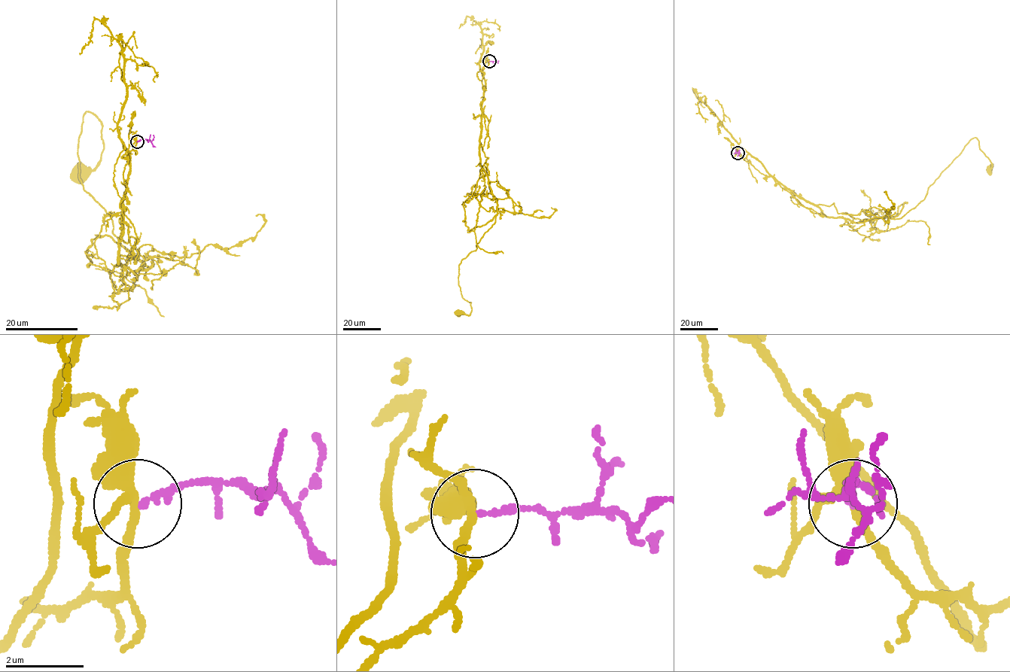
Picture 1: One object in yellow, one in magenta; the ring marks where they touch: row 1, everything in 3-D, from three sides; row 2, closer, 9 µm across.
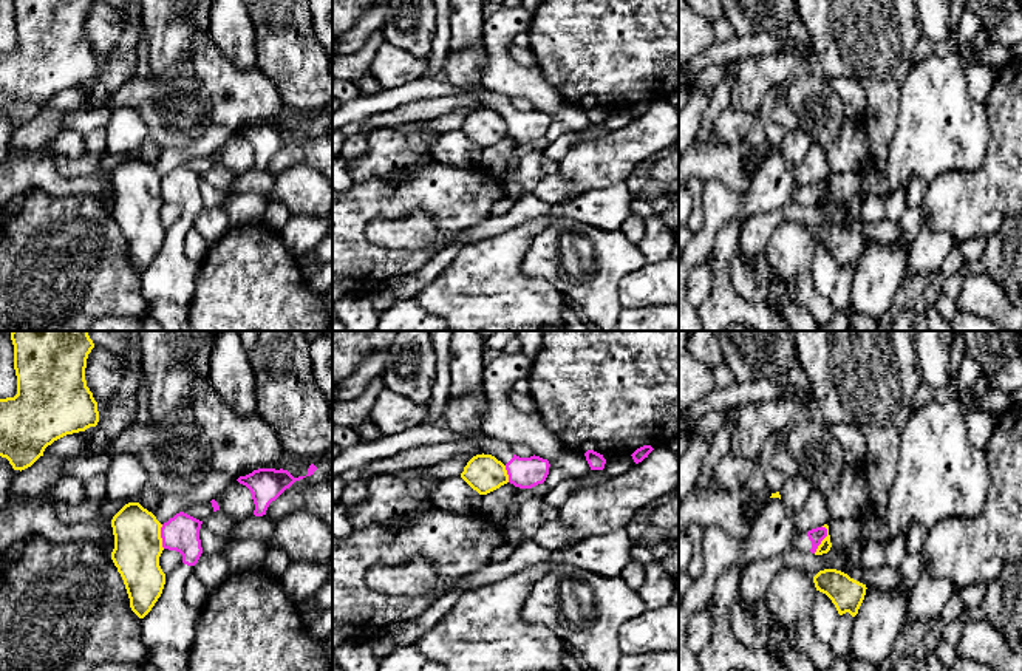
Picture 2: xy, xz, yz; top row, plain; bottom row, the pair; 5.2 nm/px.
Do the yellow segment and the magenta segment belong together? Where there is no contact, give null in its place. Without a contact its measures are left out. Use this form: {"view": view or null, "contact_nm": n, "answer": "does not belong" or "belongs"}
{"view": "yz", "contact_nm": 160, "answer": "does not belong"}

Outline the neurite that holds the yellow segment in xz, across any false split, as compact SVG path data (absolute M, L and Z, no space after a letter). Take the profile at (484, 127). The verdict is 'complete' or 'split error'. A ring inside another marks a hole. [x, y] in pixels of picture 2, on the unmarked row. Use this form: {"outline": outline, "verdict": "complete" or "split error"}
{"outline": "M492 108L473 110L461 131L479 148L487 148L509 136L506 119Z", "verdict": "complete"}

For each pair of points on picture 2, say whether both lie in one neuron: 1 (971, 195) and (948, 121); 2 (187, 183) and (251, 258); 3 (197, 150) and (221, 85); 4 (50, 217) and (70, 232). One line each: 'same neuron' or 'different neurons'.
1: different neurons
2: different neurons
3: same neuron
4: same neuron

